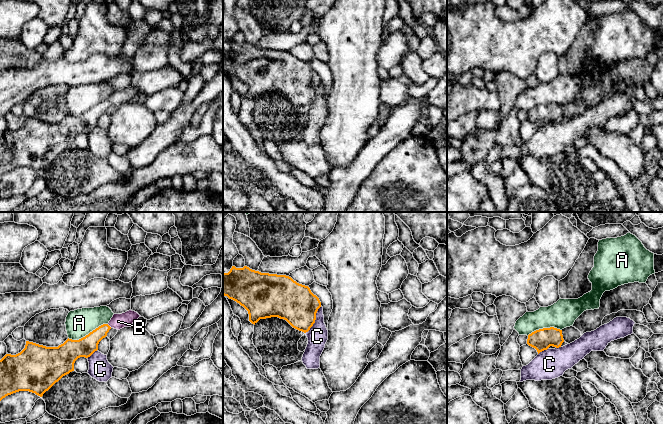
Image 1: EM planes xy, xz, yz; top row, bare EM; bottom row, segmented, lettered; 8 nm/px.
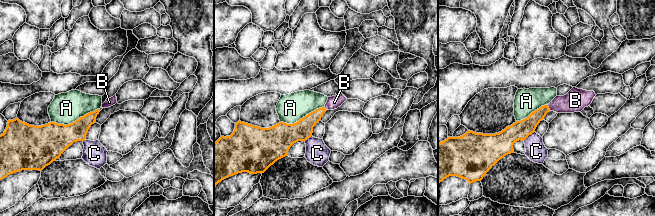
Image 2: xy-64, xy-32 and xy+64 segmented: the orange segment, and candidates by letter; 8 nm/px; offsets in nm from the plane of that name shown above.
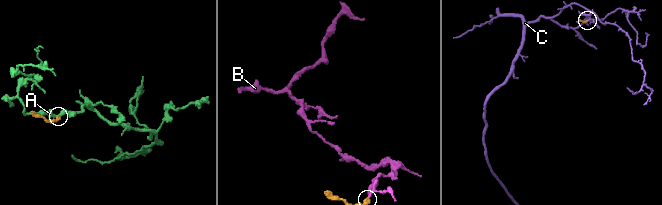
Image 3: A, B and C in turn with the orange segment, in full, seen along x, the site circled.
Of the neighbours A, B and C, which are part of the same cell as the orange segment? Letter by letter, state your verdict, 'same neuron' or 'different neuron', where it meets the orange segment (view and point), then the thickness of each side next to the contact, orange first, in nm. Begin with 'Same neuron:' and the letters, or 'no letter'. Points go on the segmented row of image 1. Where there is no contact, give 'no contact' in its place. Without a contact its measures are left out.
Same neuron: B
A: different neuron; contact xy (88, 334); calibres 190 and 220 nm
B: same neuron; contact xy (108, 325); calibres 160 and 120 nm
C: different neuron; contact xz (315, 319); calibres 320 and 160 nm

